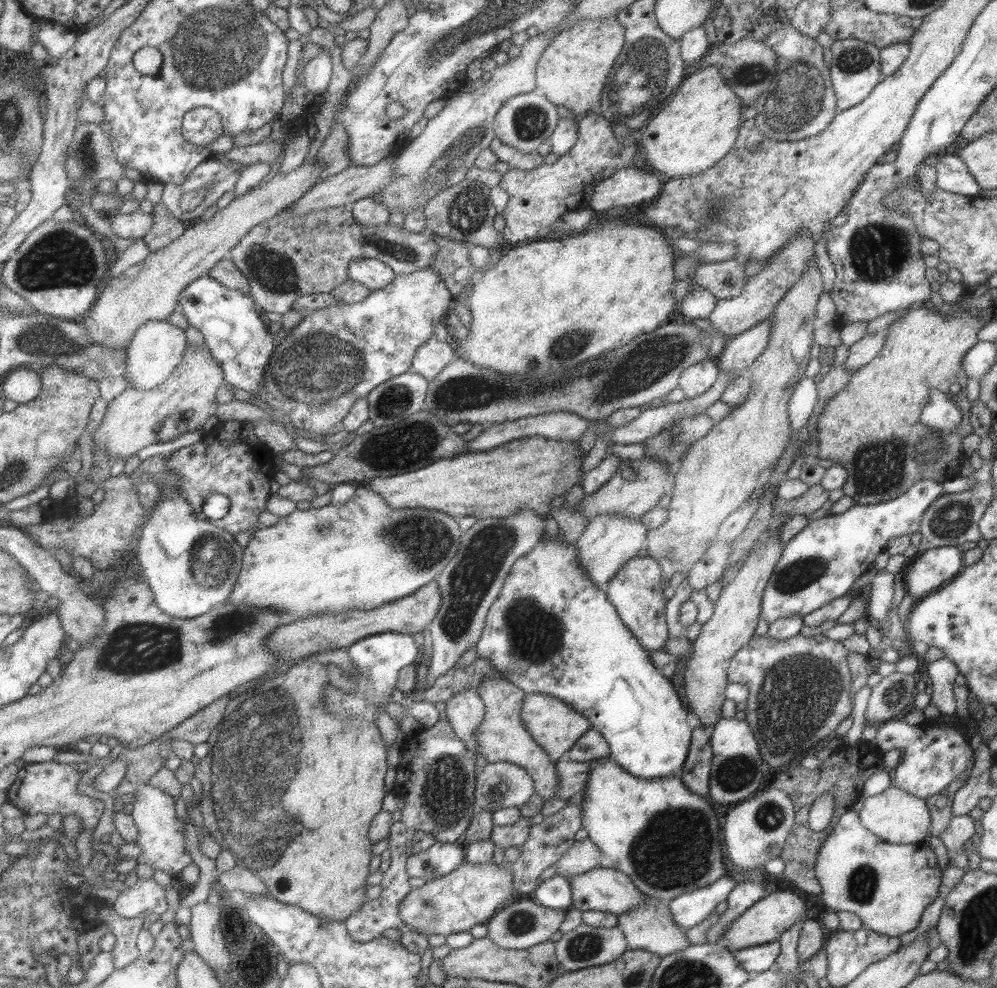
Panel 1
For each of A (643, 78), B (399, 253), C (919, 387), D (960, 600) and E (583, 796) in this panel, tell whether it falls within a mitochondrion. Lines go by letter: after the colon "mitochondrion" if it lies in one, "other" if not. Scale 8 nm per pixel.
A: mitochondrion
B: mitochondrion
C: other
D: other
E: other

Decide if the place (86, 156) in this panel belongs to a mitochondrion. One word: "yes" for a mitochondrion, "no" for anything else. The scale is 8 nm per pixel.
yes

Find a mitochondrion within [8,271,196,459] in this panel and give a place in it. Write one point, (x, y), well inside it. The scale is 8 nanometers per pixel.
(40, 337)

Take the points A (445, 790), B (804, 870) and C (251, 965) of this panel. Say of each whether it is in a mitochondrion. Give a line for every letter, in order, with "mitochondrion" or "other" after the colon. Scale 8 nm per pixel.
A: mitochondrion
B: other
C: other

